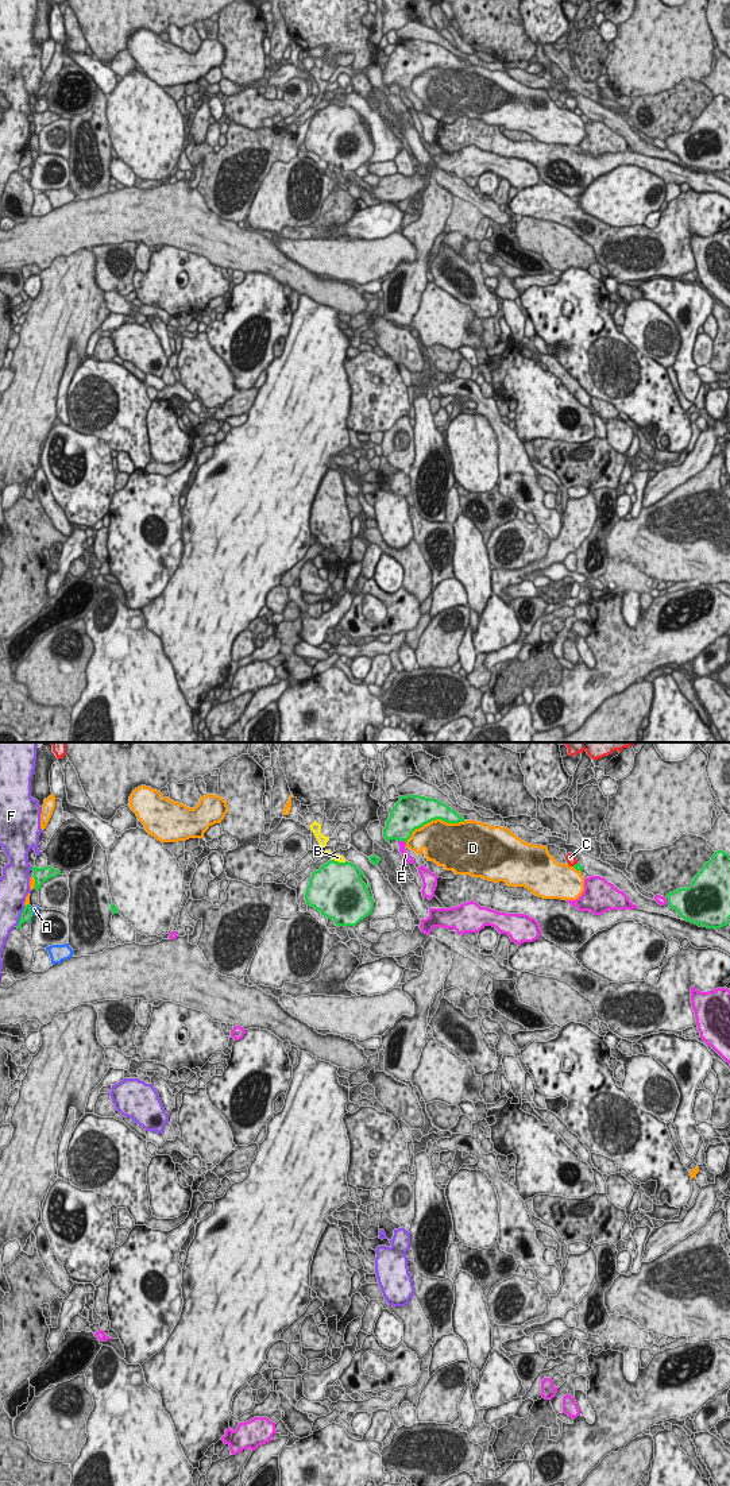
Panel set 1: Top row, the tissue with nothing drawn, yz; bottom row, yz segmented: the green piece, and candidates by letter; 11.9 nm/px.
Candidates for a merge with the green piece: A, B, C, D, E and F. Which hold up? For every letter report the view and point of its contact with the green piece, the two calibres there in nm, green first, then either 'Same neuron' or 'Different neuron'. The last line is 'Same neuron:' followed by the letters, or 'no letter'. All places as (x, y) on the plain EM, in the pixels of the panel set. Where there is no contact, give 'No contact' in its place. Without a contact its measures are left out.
A: Touches green at yz (31, 155). Thickness 140 nm (green) against 70 nm. Different neuron
B: Touches green at yz (338, 105). Thickness 480 nm (green) against 90 nm. Different neuron
C: Touches green at yz (575, 108). Thickness 90 nm (green) against 120 nm. Different neuron
D: Touches green at yz (433, 64). Thickness 400 nm (green) against 420 nm. Different neuron
E: Touches green at yz (402, 84). Thickness 360 nm (green) against 90 nm. Different neuron
F: Touches green at yz (20, 161). Thickness 140 nm (green) against 300 nm. Different neuron
Same neuron: no letter

